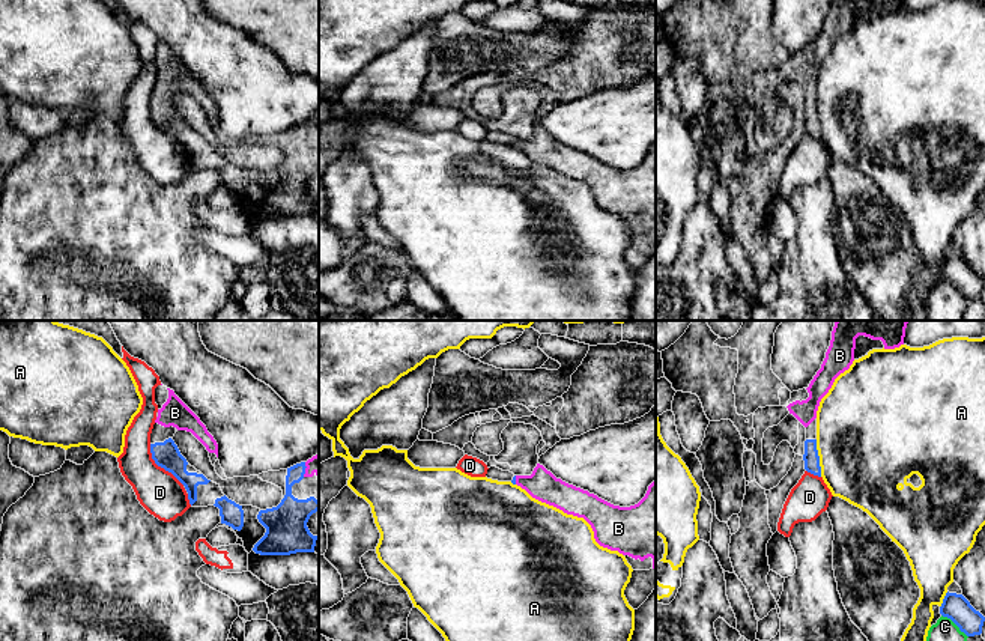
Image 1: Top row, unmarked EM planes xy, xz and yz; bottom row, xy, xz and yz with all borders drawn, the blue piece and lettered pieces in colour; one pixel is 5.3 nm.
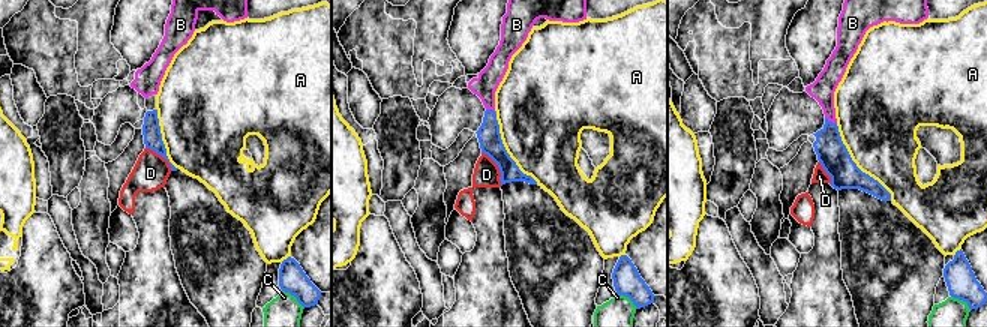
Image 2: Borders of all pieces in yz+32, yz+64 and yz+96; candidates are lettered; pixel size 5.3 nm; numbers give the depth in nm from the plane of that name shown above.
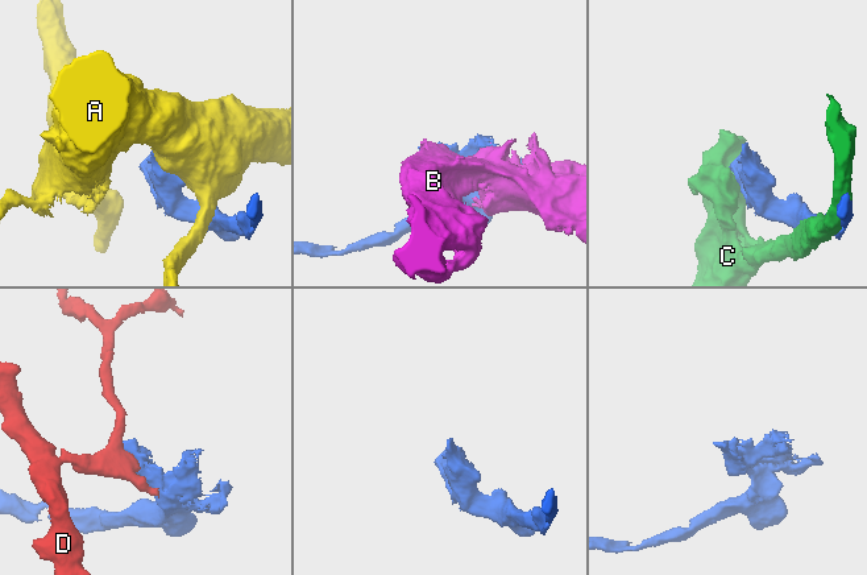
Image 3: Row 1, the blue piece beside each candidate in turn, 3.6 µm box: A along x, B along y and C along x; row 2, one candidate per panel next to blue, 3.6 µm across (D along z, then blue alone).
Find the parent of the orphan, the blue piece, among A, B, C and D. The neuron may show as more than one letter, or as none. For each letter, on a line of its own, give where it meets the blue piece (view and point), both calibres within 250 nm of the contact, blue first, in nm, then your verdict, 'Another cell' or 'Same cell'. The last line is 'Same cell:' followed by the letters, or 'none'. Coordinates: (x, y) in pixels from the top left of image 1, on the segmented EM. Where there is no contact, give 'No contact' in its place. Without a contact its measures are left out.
A: Touches blue at yz (818, 458). Thickness 90 nm (blue) against 500 nm. Another cell
B: Touches blue at xy (304, 470). Thickness 180 nm (blue) against 100 nm. Same cell
C: Touches blue at yz (955, 623). Thickness 140 nm (blue) against 120 nm. Another cell
D: Touches blue at xy (161, 467). Thickness 140 nm (blue) against 240 nm. Another cell
Same cell: B

